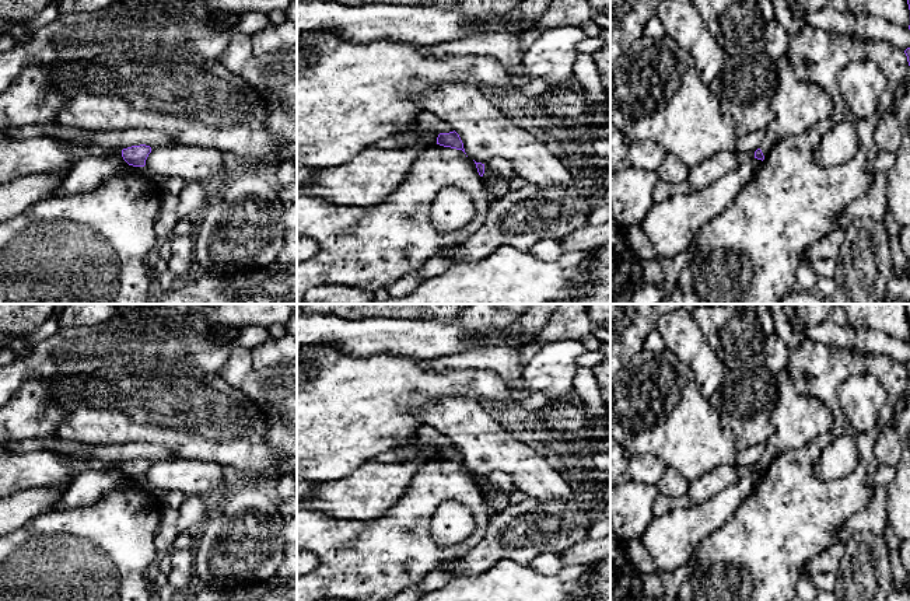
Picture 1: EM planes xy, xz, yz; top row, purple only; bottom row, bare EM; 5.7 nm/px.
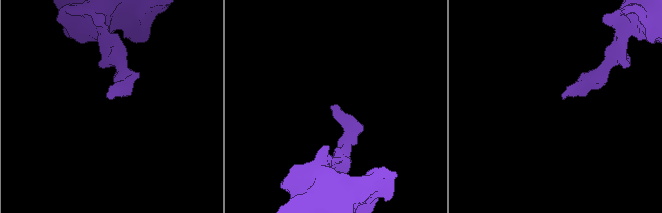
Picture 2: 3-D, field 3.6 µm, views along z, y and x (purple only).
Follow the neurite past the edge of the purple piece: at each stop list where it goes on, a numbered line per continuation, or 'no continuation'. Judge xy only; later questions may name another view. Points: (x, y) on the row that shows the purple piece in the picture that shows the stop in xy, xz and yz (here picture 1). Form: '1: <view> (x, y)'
no continuation

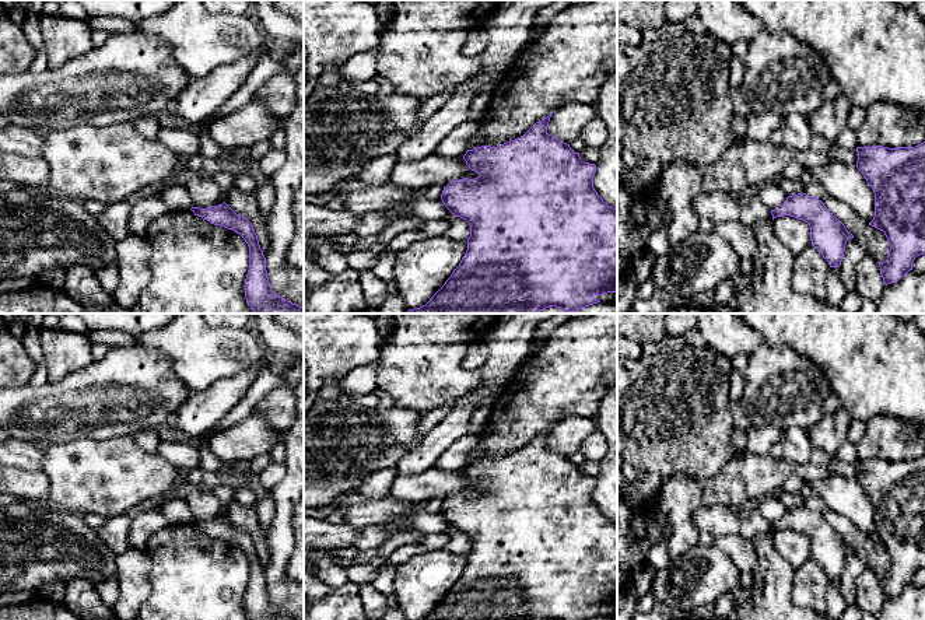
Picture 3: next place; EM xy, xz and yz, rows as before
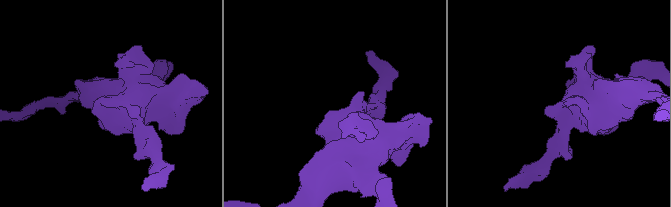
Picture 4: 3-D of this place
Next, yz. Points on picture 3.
no continuation

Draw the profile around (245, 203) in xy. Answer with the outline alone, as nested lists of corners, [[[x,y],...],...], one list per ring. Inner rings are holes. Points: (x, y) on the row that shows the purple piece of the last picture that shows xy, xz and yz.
[[[234,188],[227,193],[225,203],[236,214],[246,217],[252,223],[260,249],[266,251],[269,248],[269,234],[266,231],[266,224],[262,217],[255,192],[242,192]]]

